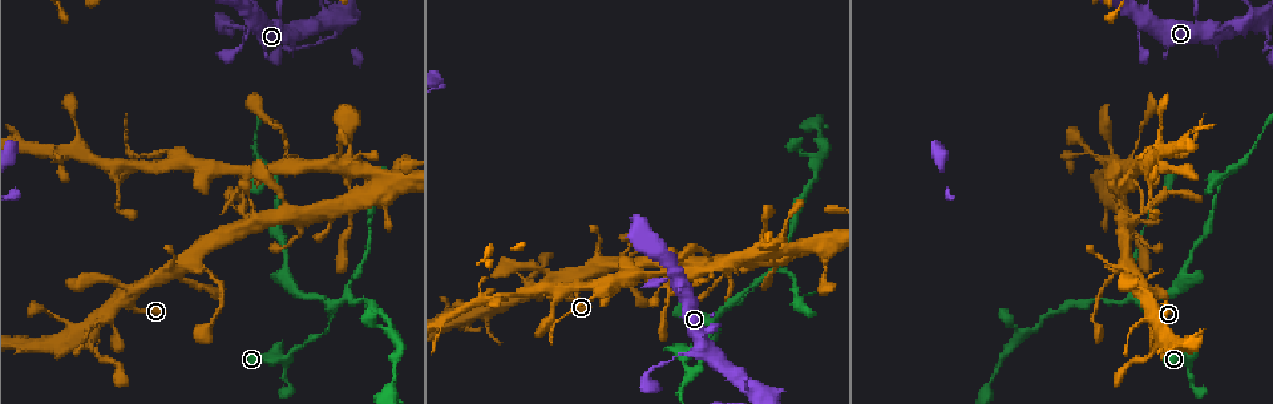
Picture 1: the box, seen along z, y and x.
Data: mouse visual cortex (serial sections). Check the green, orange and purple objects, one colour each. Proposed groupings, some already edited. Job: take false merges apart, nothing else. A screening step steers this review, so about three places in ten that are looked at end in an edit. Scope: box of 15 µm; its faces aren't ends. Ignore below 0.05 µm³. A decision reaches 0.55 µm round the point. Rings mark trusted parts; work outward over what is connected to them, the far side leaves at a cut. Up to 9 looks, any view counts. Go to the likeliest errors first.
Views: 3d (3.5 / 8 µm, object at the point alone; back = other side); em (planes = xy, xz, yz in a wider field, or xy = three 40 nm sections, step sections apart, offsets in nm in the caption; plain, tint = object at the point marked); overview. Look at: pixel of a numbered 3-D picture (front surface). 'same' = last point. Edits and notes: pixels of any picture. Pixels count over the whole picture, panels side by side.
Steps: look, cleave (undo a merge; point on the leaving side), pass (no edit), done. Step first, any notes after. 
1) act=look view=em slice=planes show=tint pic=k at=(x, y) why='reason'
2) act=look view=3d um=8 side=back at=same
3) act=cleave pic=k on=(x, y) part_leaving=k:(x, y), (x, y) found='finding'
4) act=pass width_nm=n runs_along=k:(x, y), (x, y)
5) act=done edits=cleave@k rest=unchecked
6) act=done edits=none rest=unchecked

act=look view=3d um=3.5 pic=1 at=(1185, 356) why='a narrow waist'

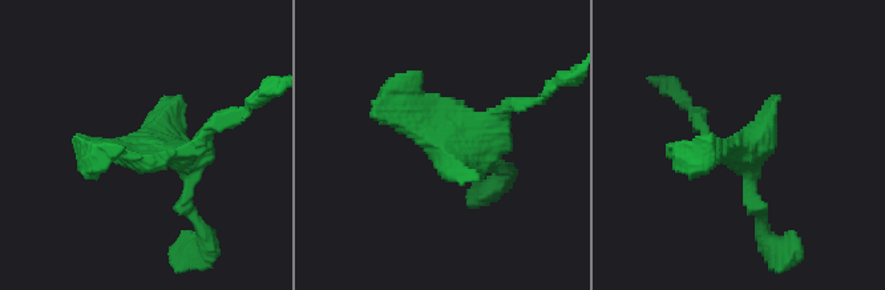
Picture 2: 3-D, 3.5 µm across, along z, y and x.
act=look view=em slice=xy step=1 show=tint pic=2 at=(743, 150) why='need the tissue'

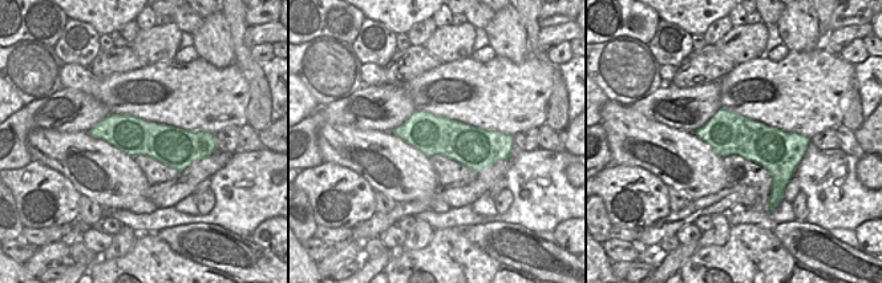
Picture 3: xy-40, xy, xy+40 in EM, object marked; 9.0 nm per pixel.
act=pass width_nm=360 runs_along=3:(93, 132), (197, 148) found='all the same cell'

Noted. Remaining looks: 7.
act=look view=3d um=3.5 pic=1 at=(332, 311) why='three-way junction'

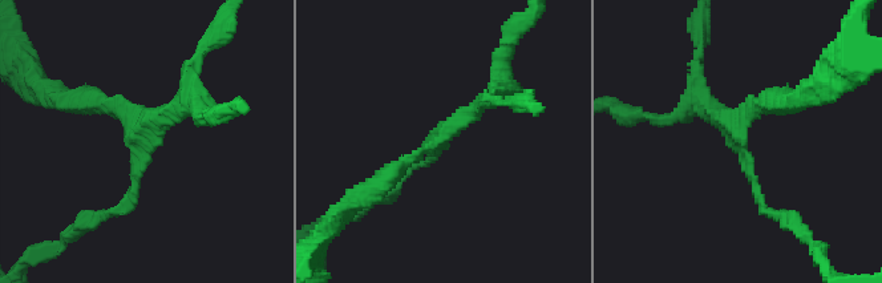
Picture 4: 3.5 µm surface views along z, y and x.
act=look view=em slice=xy step=3 show=tint pic=4 at=(142, 139) arms=3 arm_widths_nm=100,200,200 why='now the EM'

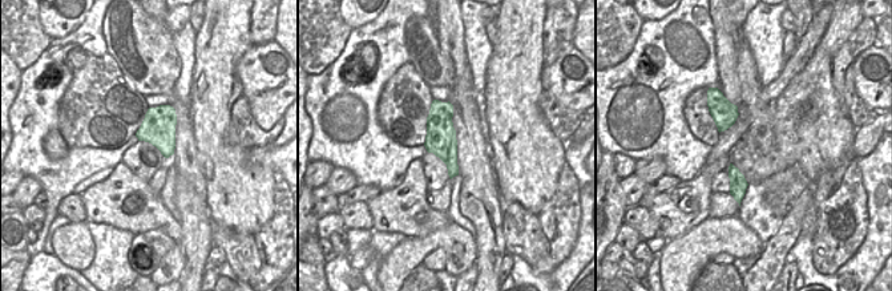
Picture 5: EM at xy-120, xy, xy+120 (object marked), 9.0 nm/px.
act=look view=em slice=planes show=tint at=same

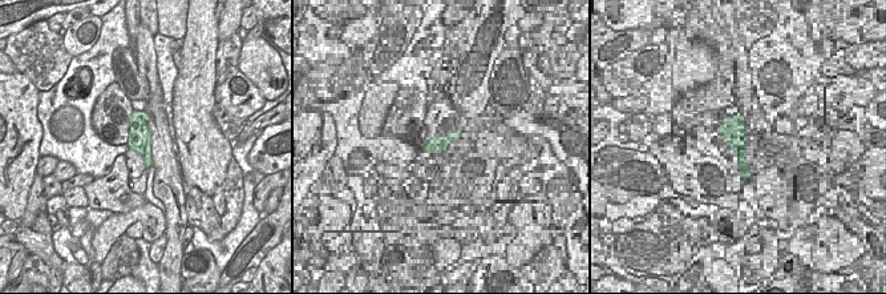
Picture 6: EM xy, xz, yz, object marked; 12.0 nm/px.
act=pass width_nm=280 runs_along=4:(767, 207), (740, 137), (688, 109) found='one cell here'

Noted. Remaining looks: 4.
act=look view=3d um=3.5 pic=1 at=(133, 306)

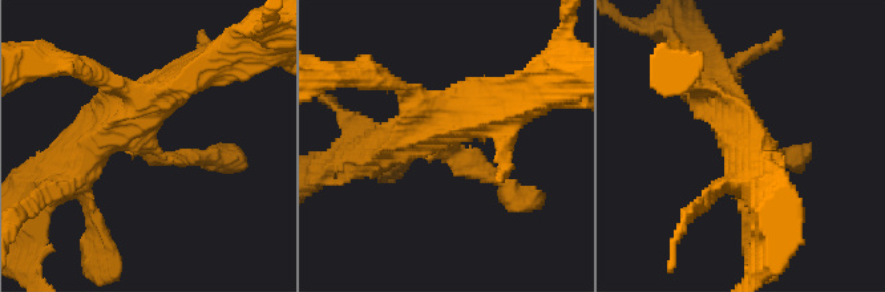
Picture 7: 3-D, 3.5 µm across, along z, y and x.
act=look view=em slice=planes show=plain pic=7 at=(148, 144) why='shape alone is not enough'

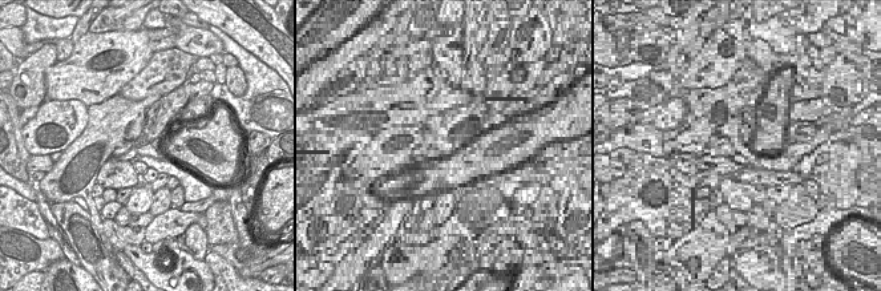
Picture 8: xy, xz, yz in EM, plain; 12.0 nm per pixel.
act=look view=em slice=planes show=tint at=same why='with the object marked'

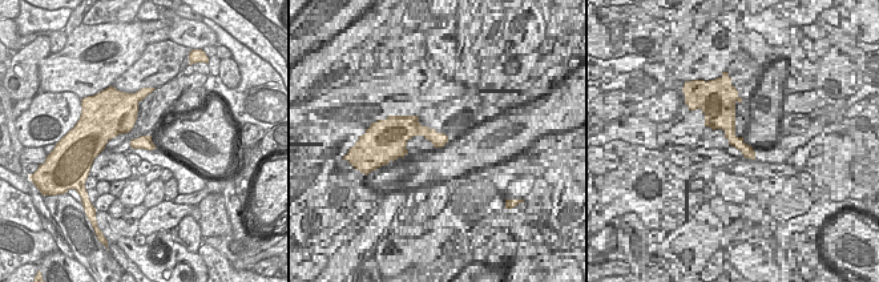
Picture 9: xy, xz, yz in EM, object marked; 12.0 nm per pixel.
act=pass width_nm=180 runs_along=7:(791, 159), (754, 159), (708, 81) found='all the same cell'

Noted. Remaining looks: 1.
act=done edits=none rest=unchecked

